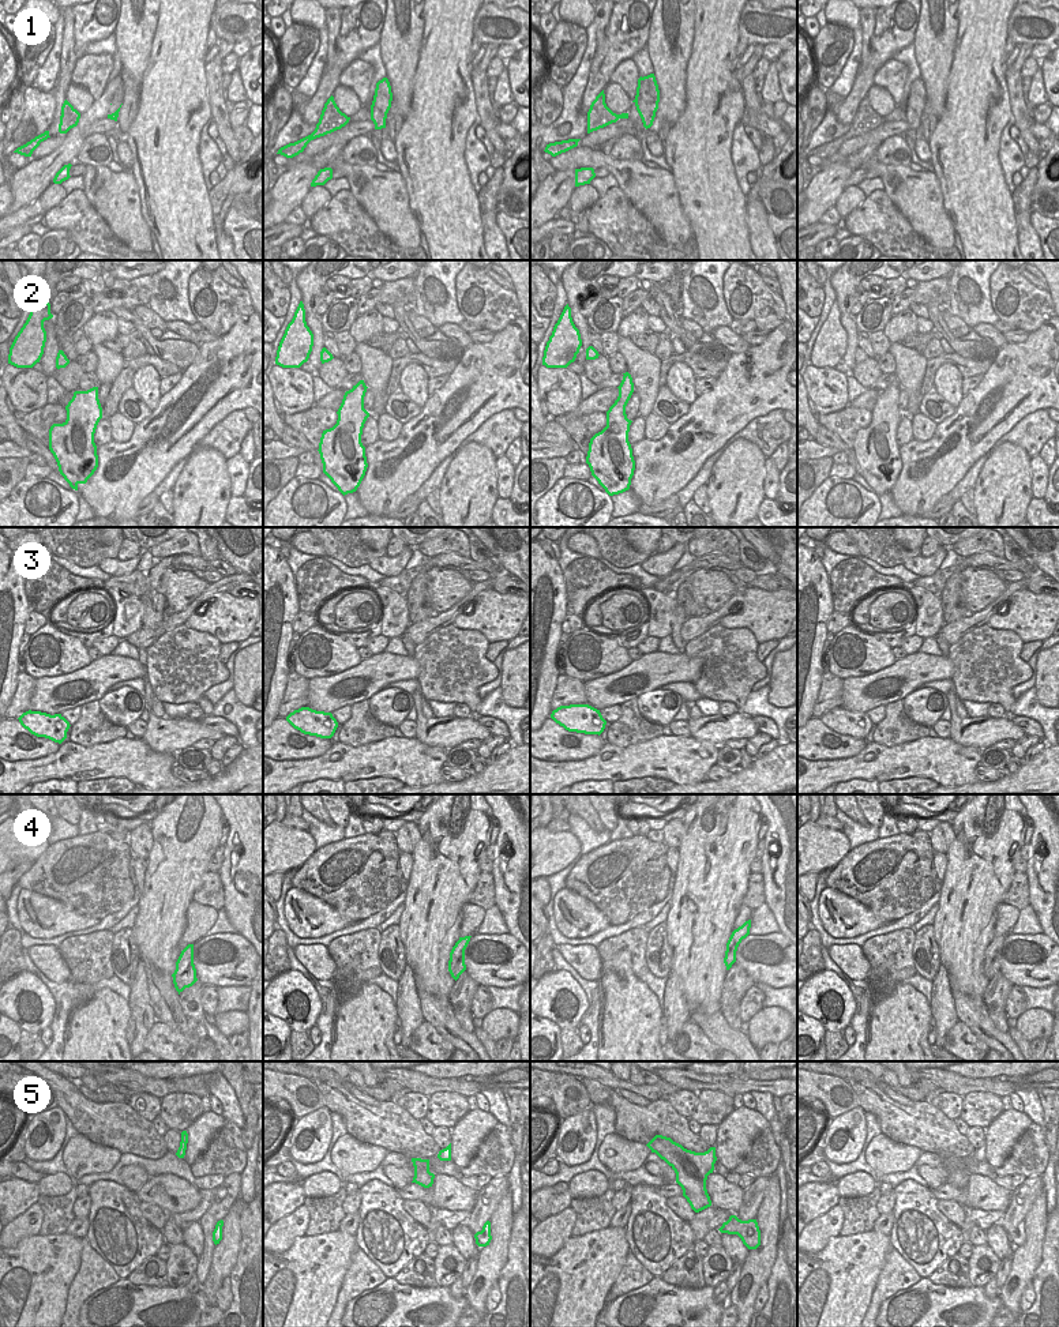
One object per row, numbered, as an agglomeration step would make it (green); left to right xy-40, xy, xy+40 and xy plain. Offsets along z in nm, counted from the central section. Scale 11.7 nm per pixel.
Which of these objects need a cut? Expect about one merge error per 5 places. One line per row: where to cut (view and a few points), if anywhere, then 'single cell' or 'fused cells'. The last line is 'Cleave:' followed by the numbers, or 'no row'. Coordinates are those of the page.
1: no cut | single cell
2: no cut | single cell
3: no cut | single cell
4: no cut | single cell
5: no cut | single cell
Cleave: no row

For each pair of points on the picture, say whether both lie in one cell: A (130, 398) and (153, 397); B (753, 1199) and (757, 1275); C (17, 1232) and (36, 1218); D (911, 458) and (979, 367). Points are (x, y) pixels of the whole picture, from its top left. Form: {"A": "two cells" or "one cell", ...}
{"A": "two cells", "B": "two cells", "C": "one cell", "D": "two cells"}

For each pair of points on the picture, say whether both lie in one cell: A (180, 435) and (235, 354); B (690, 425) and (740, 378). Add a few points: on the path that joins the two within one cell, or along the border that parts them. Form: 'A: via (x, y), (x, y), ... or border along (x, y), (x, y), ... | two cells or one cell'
A: via (191, 414), (224, 375) | one cell
B: via (702, 416), (728, 390) | one cell

